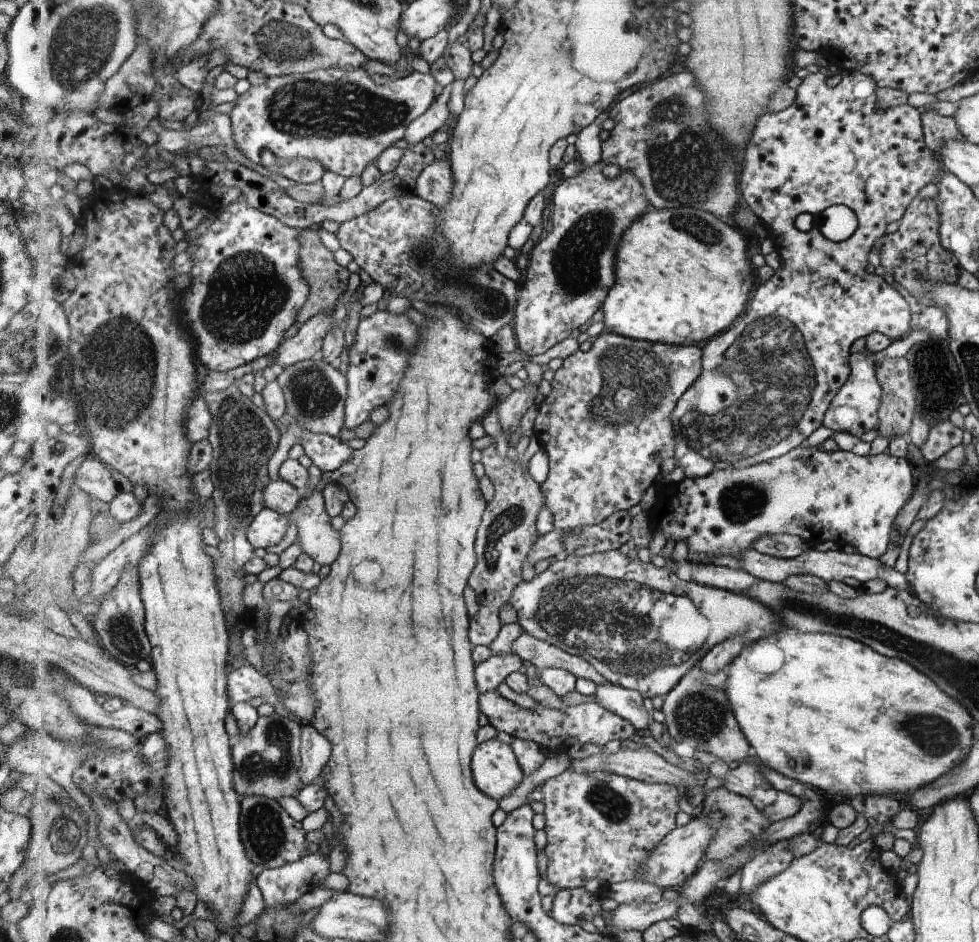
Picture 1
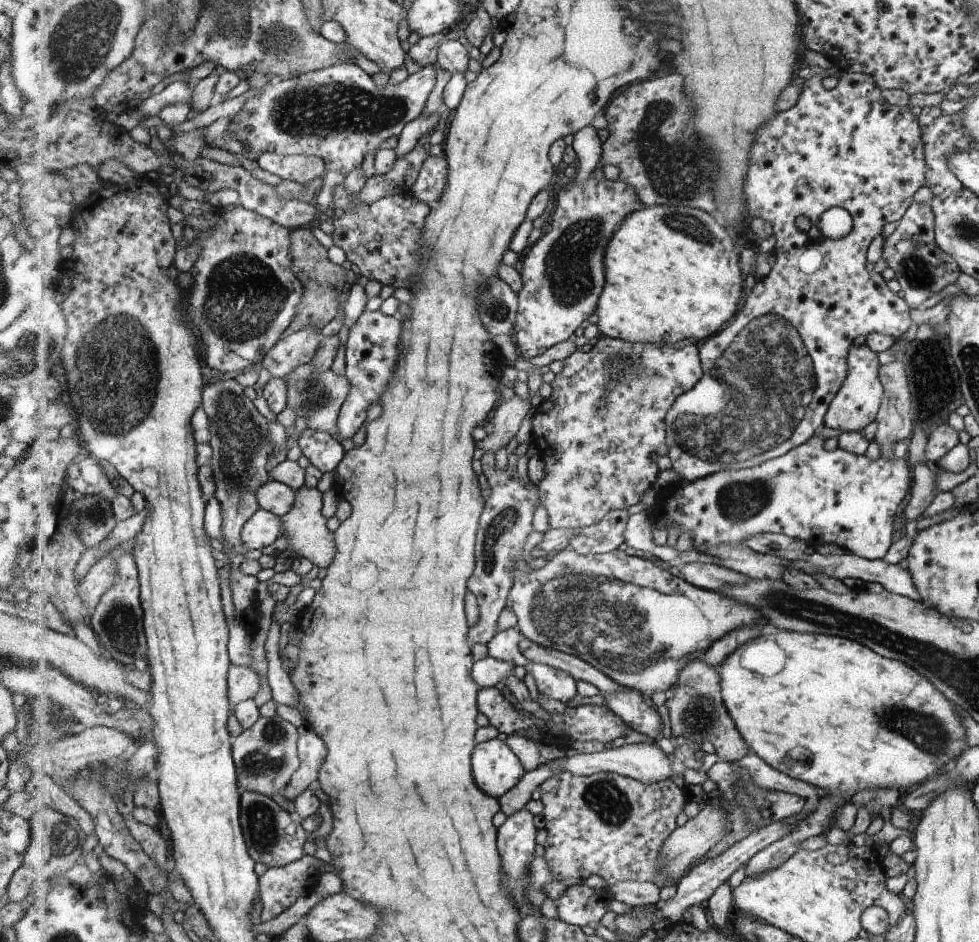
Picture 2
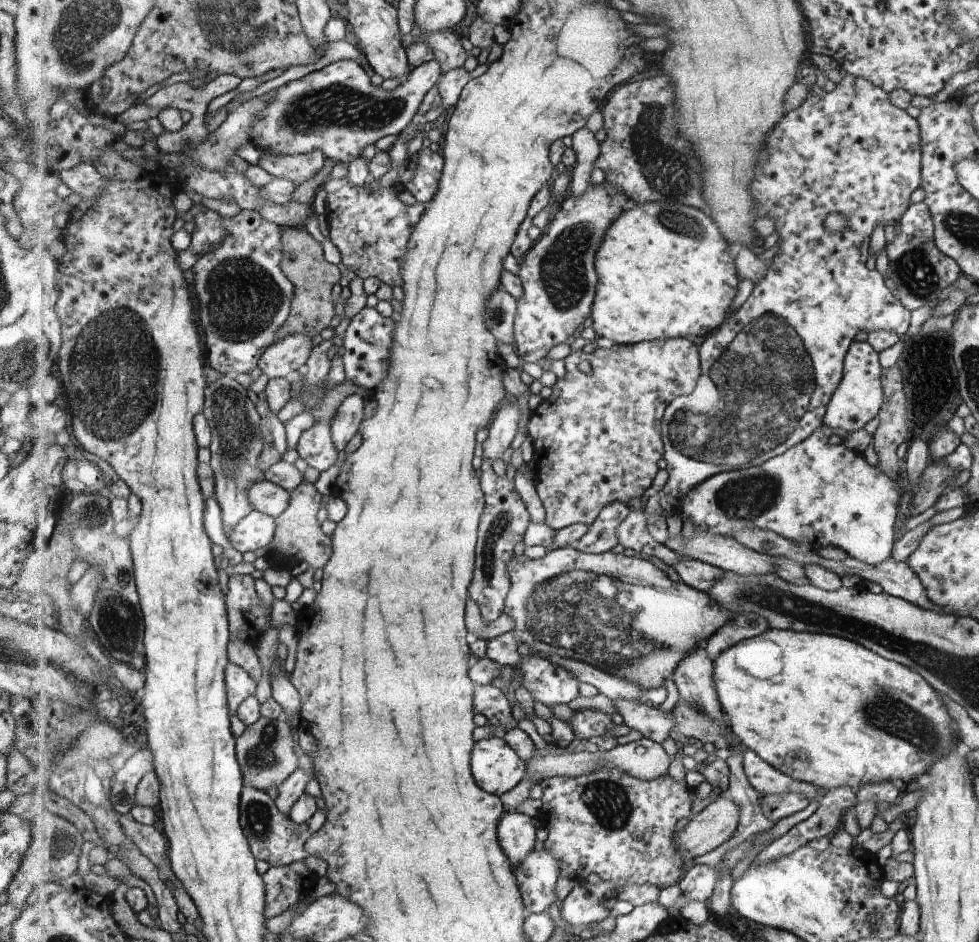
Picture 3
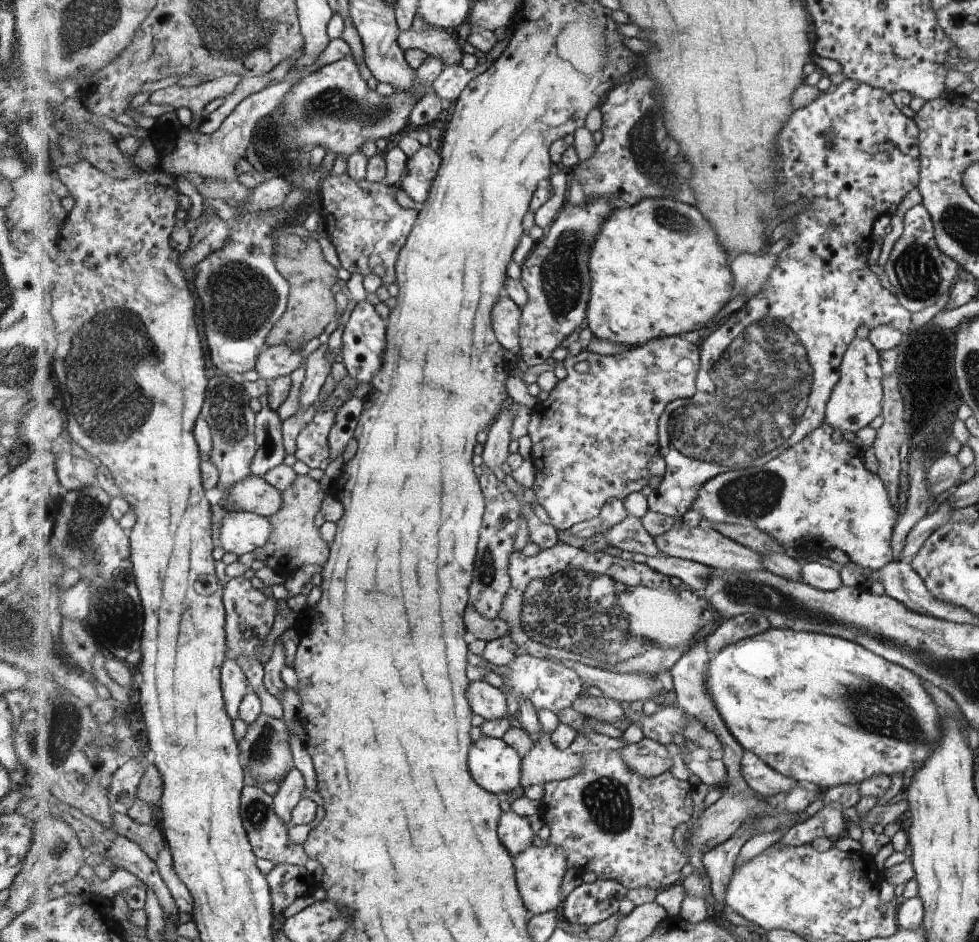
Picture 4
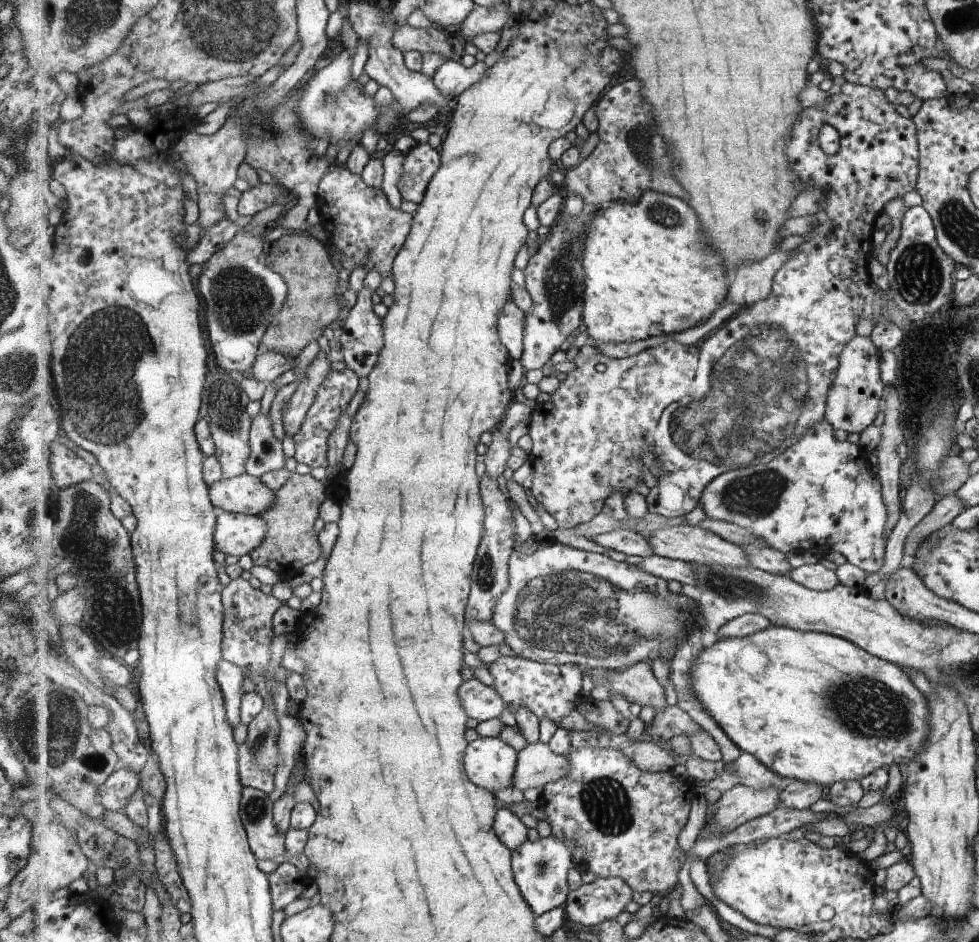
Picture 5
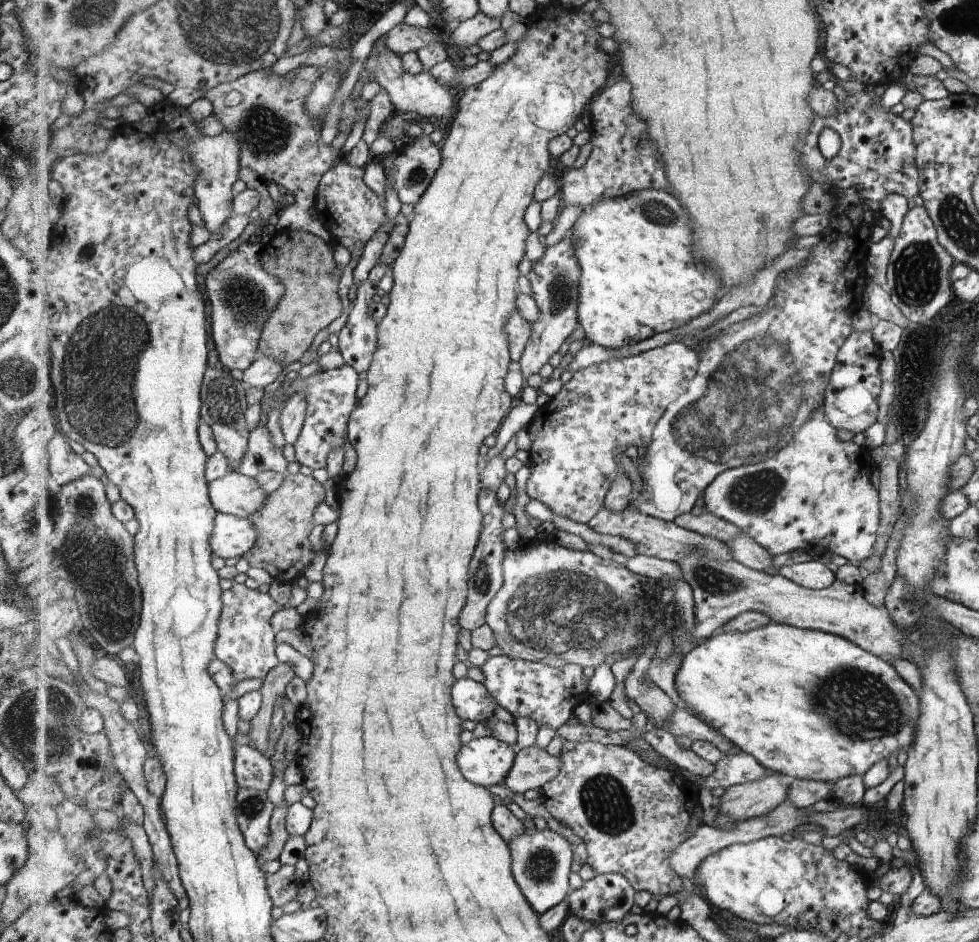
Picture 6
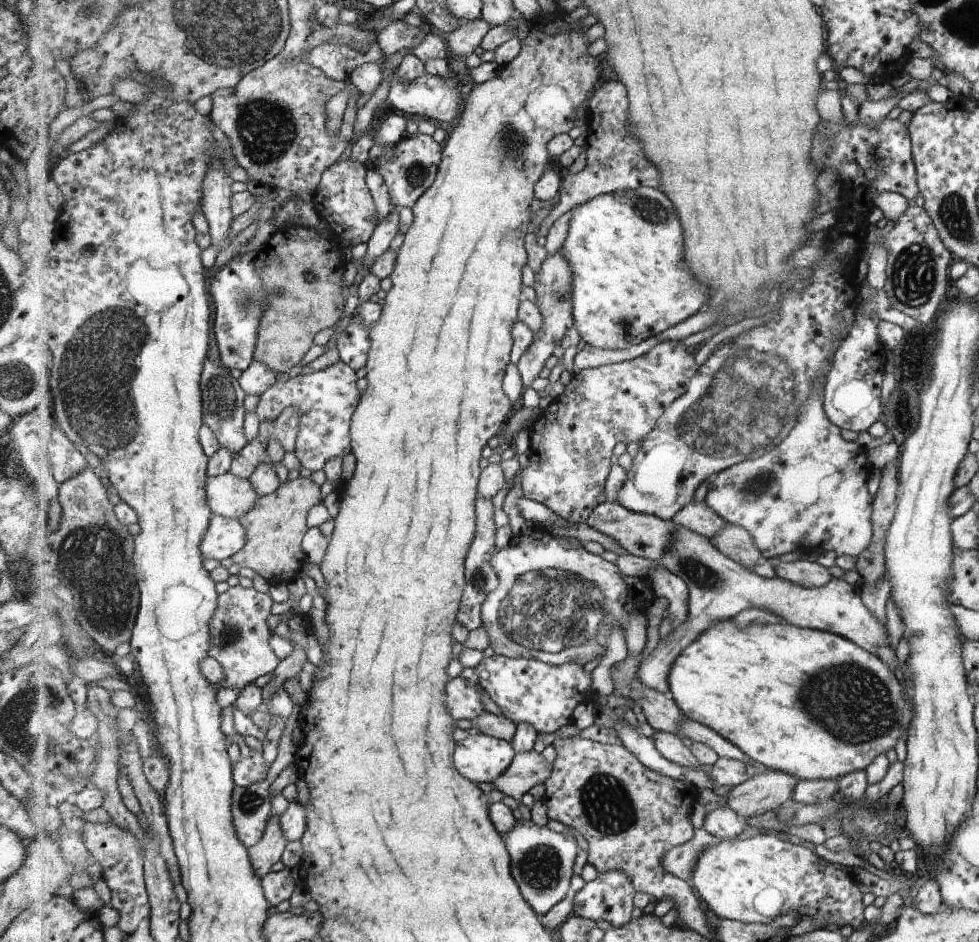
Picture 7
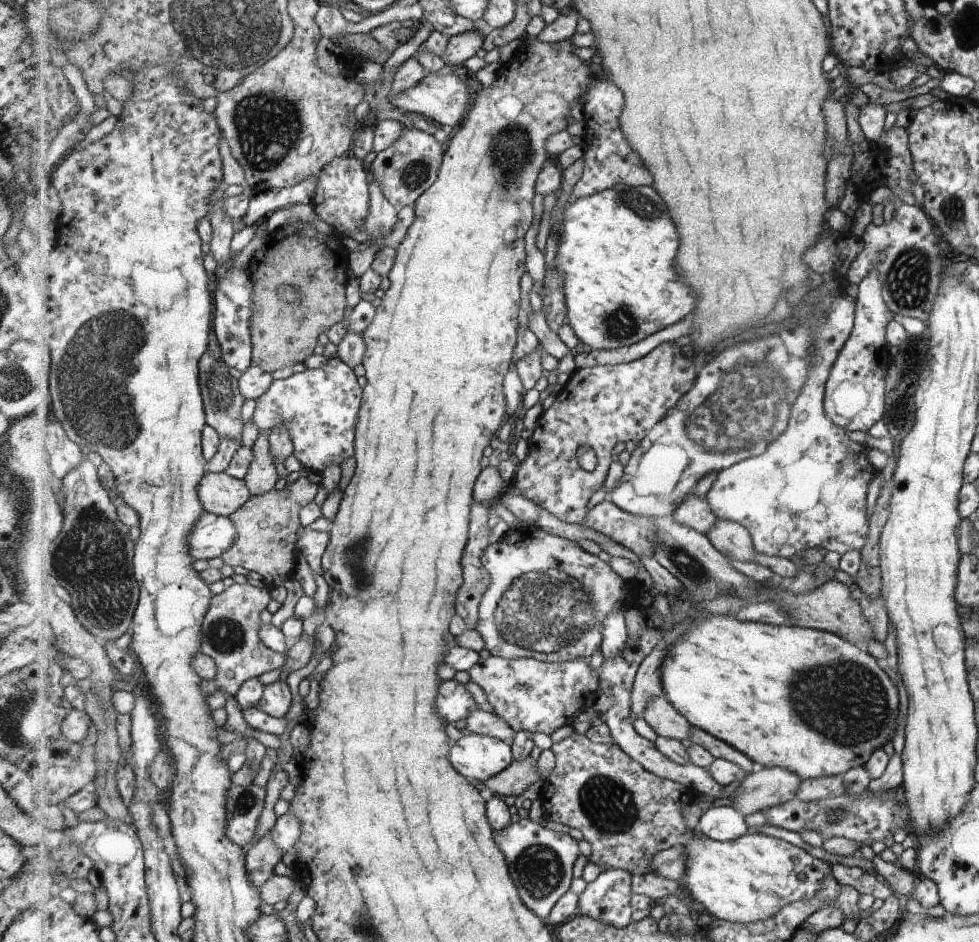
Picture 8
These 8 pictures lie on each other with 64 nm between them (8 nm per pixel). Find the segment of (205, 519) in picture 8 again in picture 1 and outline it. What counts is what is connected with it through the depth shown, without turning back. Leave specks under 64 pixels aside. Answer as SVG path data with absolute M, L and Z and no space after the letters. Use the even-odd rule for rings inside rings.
M265 508L249 526L248 542L255 548L265 551L283 540L289 526L288 516L278 514L275 510Z

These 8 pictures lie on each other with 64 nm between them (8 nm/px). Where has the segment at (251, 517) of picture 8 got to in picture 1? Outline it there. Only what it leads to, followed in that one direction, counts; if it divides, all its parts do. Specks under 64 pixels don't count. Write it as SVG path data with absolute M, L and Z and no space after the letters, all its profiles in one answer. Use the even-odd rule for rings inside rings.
M312 491L288 516L289 525L297 529L296 540L303 553L321 566L333 565L342 550L341 534L331 526L323 492Z

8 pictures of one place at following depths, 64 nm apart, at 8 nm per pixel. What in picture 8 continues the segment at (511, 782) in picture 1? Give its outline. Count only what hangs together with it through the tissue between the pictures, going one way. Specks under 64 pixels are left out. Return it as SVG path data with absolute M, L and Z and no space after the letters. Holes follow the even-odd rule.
M479 733L463 736L453 745L450 760L459 773L469 780L487 782L512 766L512 745Z

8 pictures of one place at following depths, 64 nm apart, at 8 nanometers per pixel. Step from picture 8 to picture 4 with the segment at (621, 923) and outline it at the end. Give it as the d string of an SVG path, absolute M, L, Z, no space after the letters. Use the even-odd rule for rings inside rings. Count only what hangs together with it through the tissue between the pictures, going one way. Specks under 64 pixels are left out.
M598 879L578 887L565 900L561 913L566 923L595 926L618 914L619 906L628 899L629 892L617 880Z

